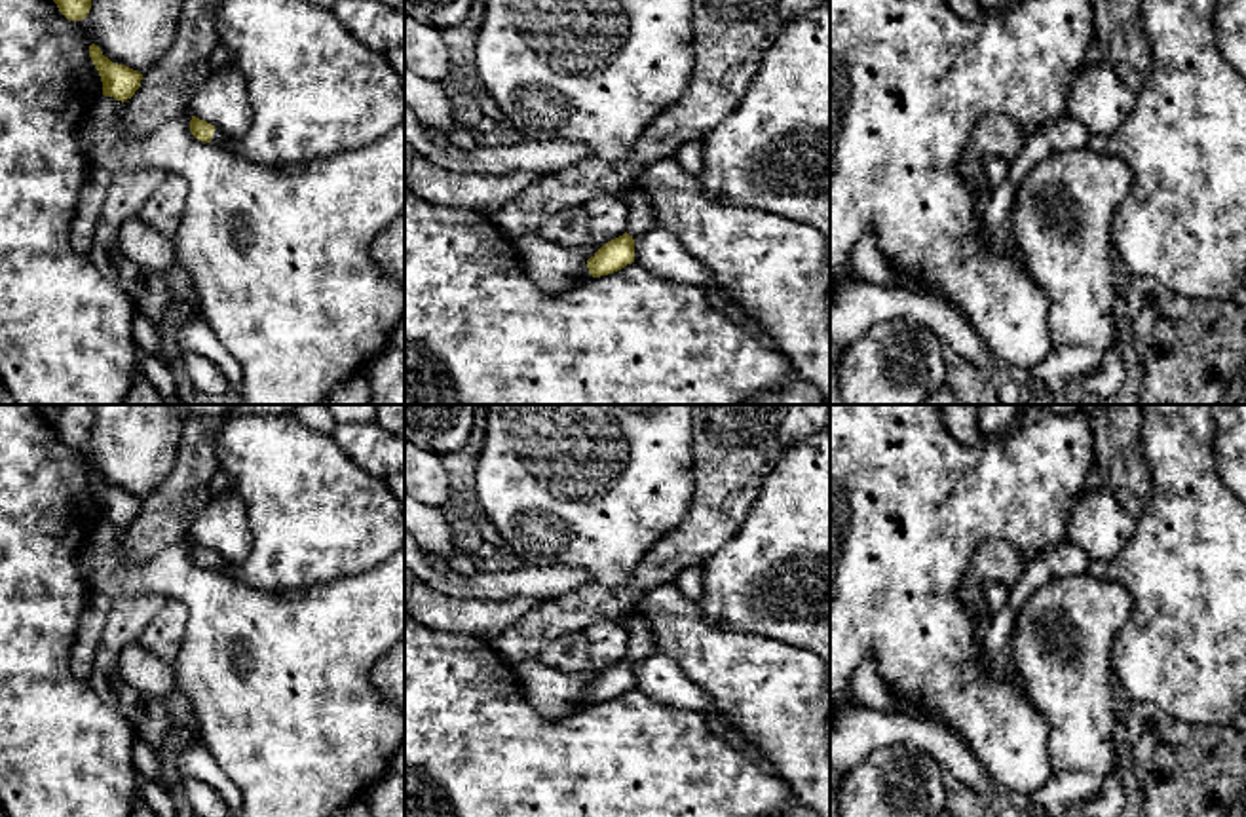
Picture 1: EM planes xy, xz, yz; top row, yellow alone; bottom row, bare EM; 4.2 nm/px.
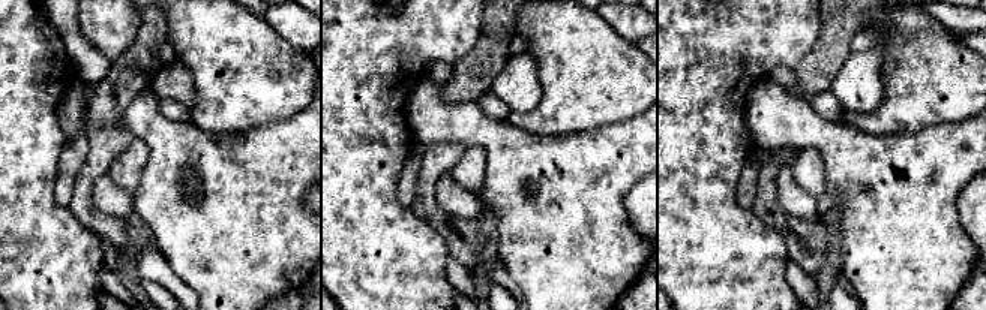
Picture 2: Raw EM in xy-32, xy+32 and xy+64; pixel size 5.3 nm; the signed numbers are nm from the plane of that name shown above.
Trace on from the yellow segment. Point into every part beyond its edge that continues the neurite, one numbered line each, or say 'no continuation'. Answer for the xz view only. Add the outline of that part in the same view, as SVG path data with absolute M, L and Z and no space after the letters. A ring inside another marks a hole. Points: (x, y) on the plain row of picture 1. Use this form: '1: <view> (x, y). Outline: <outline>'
1: xz (642, 643). Outline: M629 616L625 619L625 625L629 631L629 650L627 650L629 661L638 661L659 652L653 631L646 623L646 619L642 619L640 616Z

